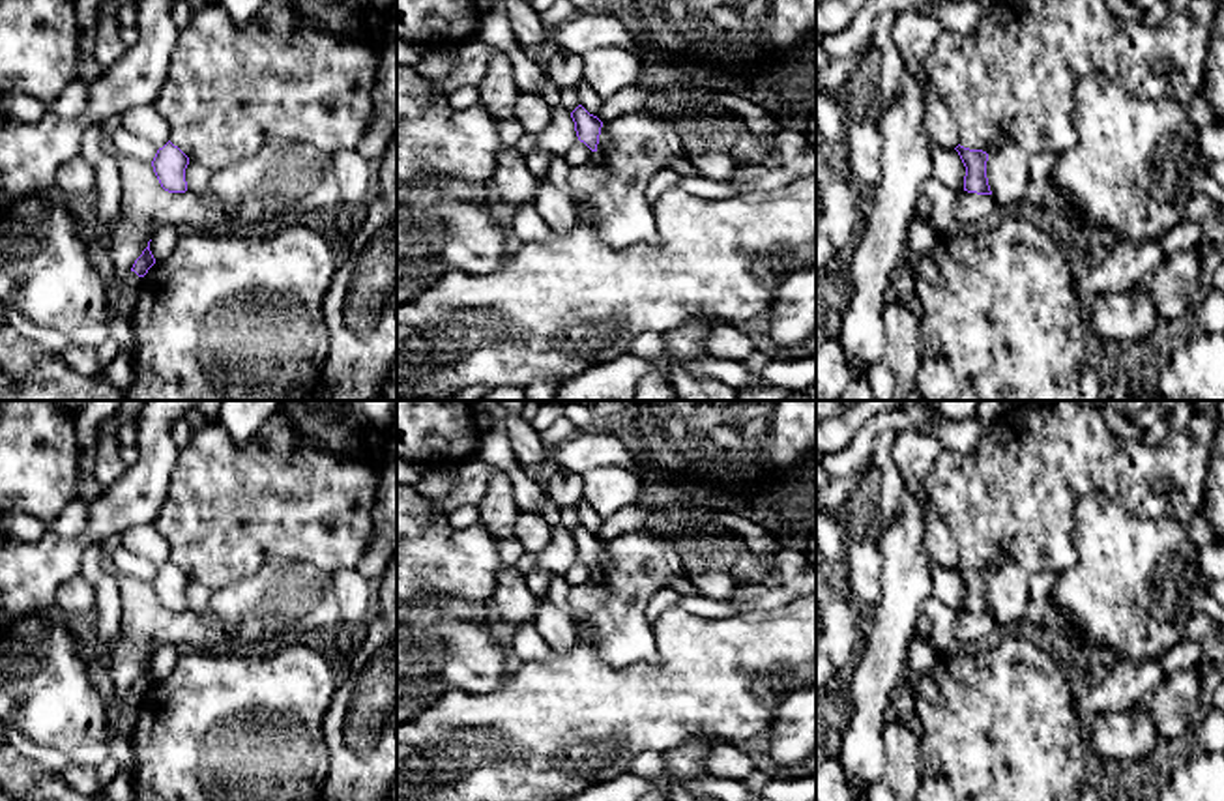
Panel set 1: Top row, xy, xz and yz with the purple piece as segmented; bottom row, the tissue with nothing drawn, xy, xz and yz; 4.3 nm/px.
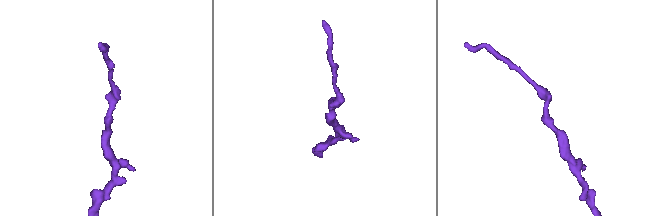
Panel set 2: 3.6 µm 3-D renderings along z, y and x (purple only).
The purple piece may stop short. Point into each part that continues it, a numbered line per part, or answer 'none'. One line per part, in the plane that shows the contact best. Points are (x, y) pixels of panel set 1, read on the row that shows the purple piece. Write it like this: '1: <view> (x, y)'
none

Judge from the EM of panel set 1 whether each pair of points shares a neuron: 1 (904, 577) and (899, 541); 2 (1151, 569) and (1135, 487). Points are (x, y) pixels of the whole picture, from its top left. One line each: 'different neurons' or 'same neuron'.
1: same neuron
2: different neurons

